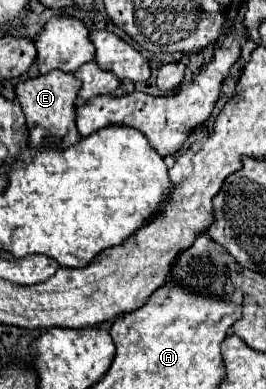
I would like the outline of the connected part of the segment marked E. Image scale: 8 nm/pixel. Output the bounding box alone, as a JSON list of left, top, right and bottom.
[16,69,80,147]

